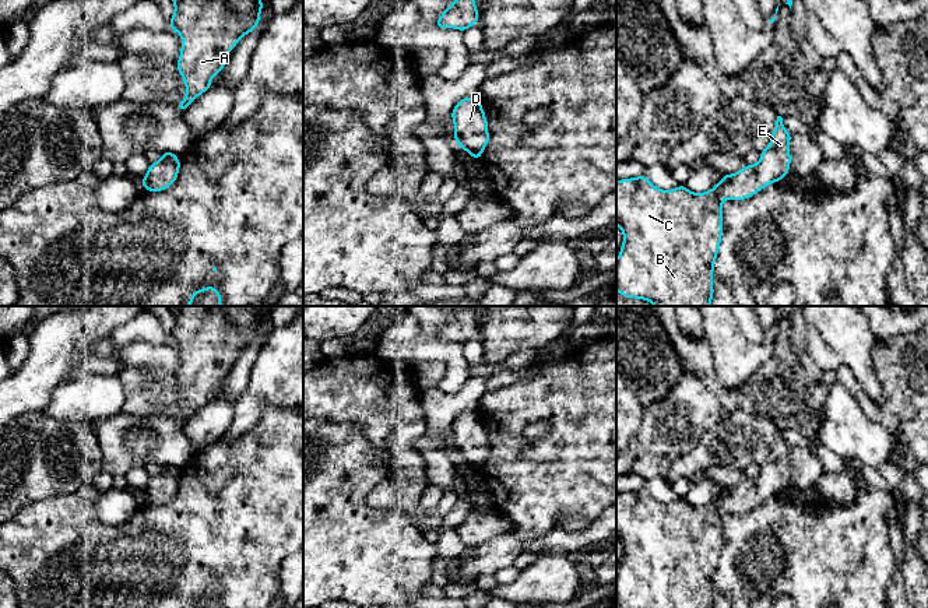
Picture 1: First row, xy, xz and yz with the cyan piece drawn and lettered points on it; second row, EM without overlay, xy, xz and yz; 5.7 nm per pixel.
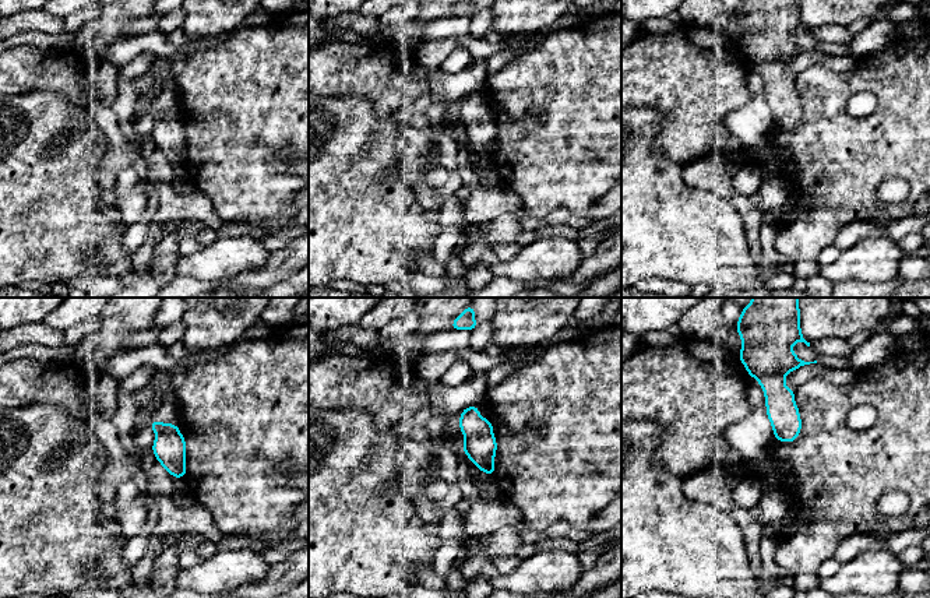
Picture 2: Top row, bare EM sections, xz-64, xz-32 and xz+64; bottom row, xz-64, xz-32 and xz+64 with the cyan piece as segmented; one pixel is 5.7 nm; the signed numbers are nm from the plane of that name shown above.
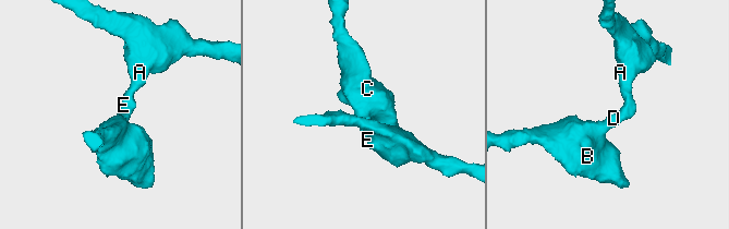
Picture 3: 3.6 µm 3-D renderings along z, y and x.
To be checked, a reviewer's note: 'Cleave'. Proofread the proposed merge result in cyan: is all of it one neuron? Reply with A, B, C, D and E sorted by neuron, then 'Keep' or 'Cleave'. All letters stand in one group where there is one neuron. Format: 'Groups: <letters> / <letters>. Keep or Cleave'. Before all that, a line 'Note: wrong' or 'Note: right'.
Note: wrong
Groups: A B C D E. Keep

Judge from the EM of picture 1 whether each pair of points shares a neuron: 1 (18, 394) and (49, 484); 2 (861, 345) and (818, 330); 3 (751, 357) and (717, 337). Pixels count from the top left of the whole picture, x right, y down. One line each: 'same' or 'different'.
1: different
2: same
3: same

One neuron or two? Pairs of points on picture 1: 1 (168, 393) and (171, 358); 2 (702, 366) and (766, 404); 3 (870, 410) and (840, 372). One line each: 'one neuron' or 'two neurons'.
1: two neurons
2: one neuron
3: one neuron

